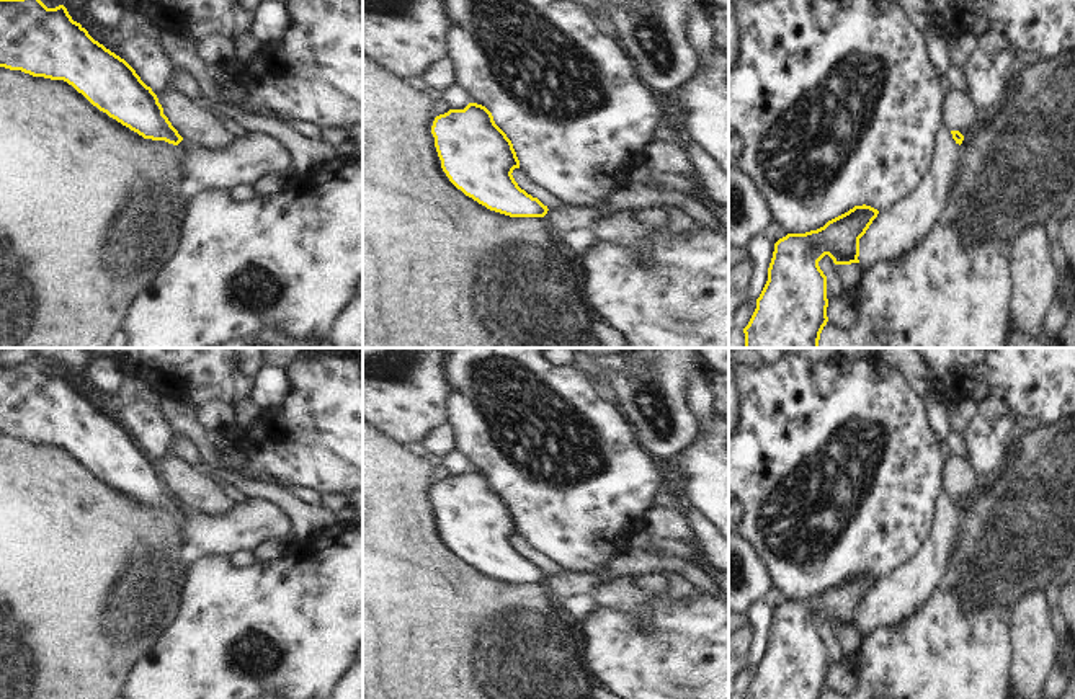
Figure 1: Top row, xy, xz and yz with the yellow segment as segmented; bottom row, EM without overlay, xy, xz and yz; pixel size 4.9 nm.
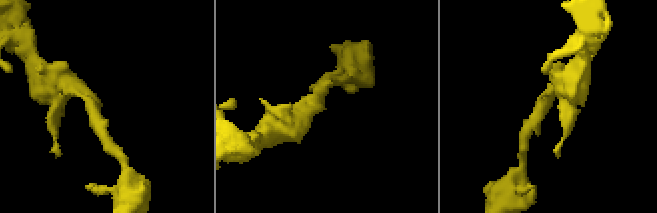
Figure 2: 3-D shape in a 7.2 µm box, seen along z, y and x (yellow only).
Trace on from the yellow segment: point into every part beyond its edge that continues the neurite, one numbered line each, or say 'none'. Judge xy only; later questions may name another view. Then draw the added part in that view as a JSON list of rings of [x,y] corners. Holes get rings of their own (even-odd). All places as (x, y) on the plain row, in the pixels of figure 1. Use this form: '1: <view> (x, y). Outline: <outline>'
none

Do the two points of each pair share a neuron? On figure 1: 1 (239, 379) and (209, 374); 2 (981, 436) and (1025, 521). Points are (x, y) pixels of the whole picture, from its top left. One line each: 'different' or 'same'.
1: same
2: different

